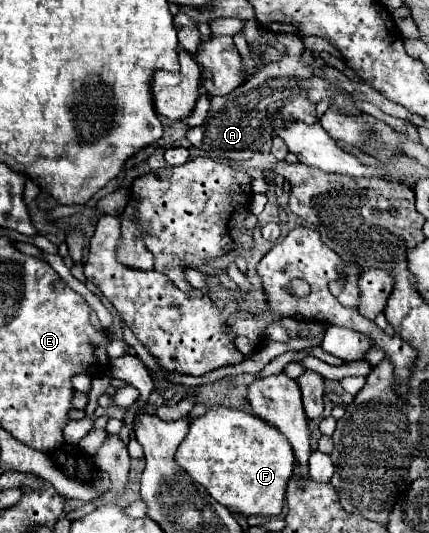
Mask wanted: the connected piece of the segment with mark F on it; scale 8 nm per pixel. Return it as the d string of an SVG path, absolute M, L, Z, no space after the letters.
M211 407L205 415L193 419L189 433L175 453L175 461L185 469L197 483L201 483L207 493L221 505L225 505L233 515L277 517L283 511L283 499L287 491L287 481L293 473L293 449L291 443L275 427L261 421L251 413L229 407Z

